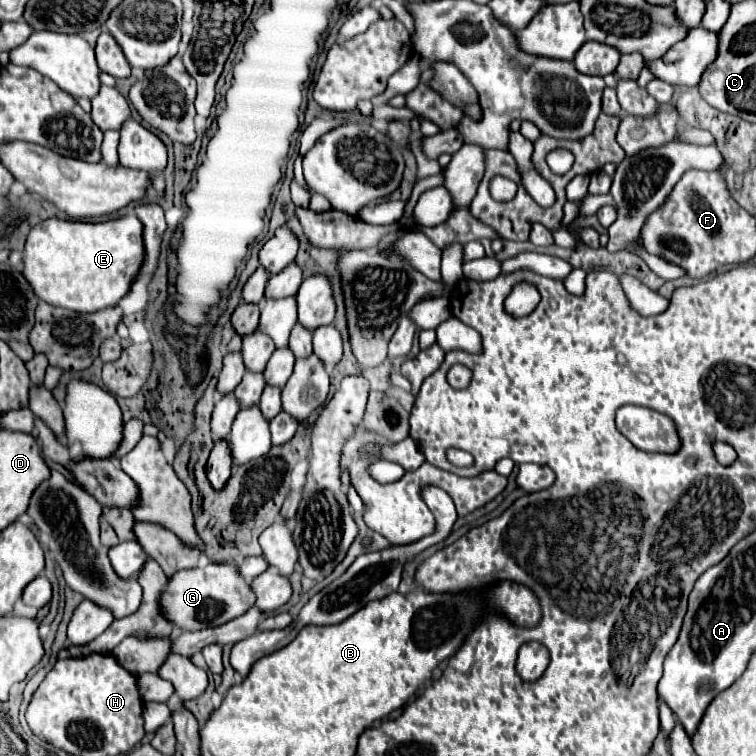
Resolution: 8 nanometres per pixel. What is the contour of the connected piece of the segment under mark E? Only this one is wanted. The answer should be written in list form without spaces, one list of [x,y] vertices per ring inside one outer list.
[[[137,216],[105,222],[49,218],[29,232],[23,276],[43,302],[89,314],[111,308],[129,294],[143,260],[143,224]]]

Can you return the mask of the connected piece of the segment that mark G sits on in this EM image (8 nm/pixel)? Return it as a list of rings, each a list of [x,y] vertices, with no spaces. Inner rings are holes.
[[[197,566],[189,570],[181,570],[173,574],[167,582],[167,586],[161,592],[159,608],[161,614],[167,616],[169,622],[173,622],[177,628],[185,632],[195,632],[203,628],[221,626],[241,614],[245,614],[255,602],[255,596],[251,592],[251,580],[245,580],[235,566]]]

